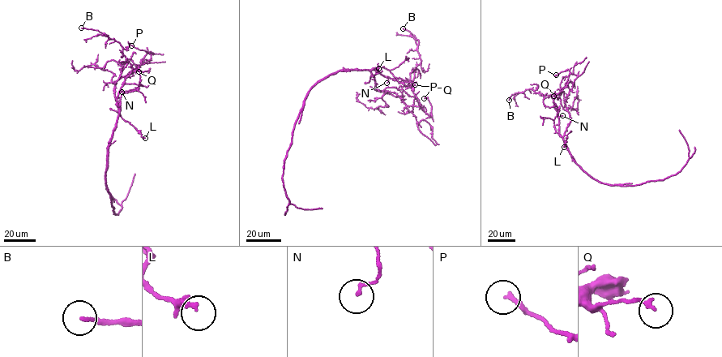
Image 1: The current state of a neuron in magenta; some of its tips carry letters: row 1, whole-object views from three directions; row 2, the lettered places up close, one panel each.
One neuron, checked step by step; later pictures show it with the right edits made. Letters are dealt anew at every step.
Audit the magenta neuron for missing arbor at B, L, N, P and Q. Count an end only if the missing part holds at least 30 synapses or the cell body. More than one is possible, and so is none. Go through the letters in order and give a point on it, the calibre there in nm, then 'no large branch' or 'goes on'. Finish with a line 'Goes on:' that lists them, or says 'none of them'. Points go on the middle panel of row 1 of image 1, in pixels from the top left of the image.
B: (403, 28) | 140 nm | no large branch
L: (378, 68) | 180 nm | no large branch
N: (386, 83) | 140 nm | no large branch
P: (424, 98) | 180 nm | no large branch
Q: (415, 84) | 150 nm | no large branch
Goes on: none of them

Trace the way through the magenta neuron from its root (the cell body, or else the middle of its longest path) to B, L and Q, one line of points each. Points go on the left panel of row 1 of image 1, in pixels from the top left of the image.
B: (108, 156), (118, 112), (117, 96), (132, 67), (117, 41), (97, 30), (81, 27)
L: (108, 156), (110, 139), (120, 113), (145, 138)
Q: (108, 156), (118, 112), (118, 92), (130, 72), (138, 71)

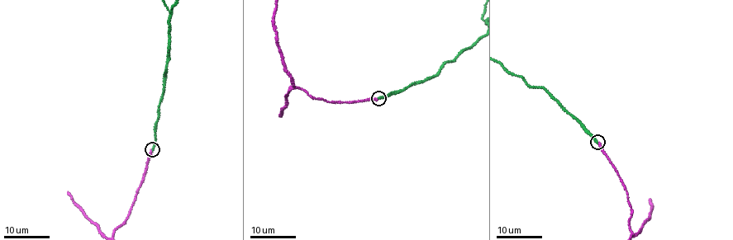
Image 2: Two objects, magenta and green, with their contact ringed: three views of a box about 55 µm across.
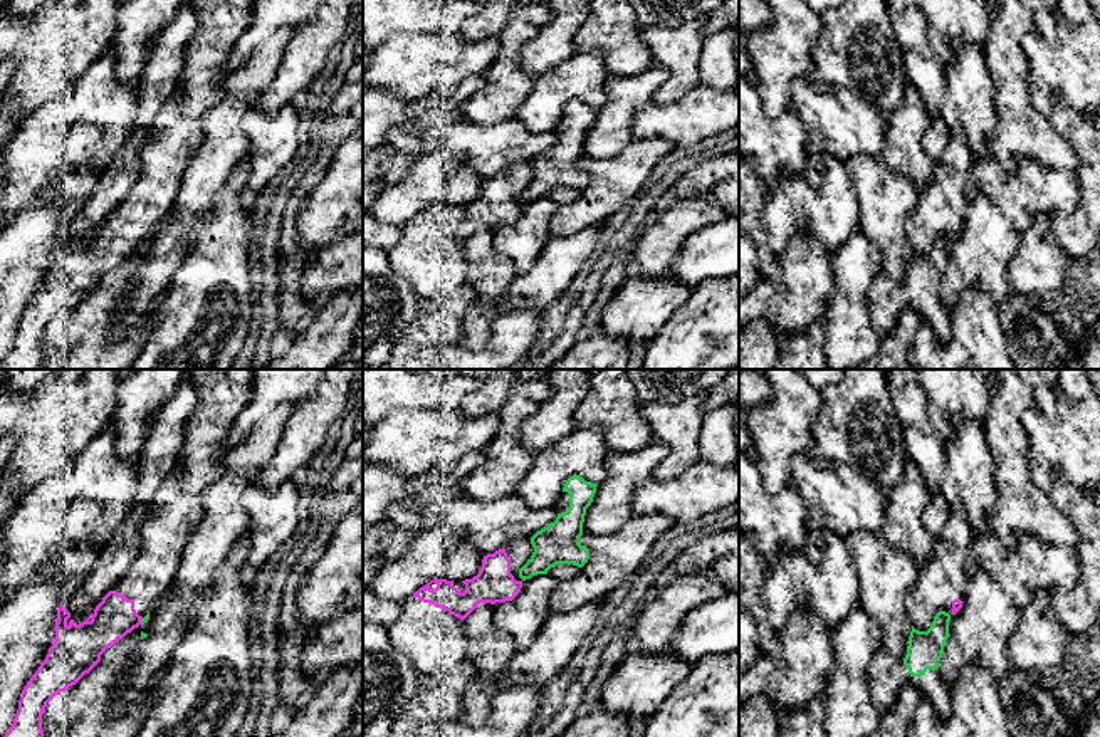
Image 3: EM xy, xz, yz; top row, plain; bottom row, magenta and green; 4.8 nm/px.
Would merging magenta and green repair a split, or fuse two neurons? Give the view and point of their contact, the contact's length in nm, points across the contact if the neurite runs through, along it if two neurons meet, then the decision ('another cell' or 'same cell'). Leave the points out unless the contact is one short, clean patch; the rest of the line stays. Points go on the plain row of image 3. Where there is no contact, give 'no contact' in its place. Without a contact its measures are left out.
contact xy (140, 245); length 40 nm; border xy (143, 242), (140, 247); another cell

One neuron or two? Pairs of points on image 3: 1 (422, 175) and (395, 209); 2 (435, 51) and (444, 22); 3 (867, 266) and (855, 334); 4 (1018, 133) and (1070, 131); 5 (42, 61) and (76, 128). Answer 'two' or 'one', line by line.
1: one
2: two
3: one
4: two
5: two

